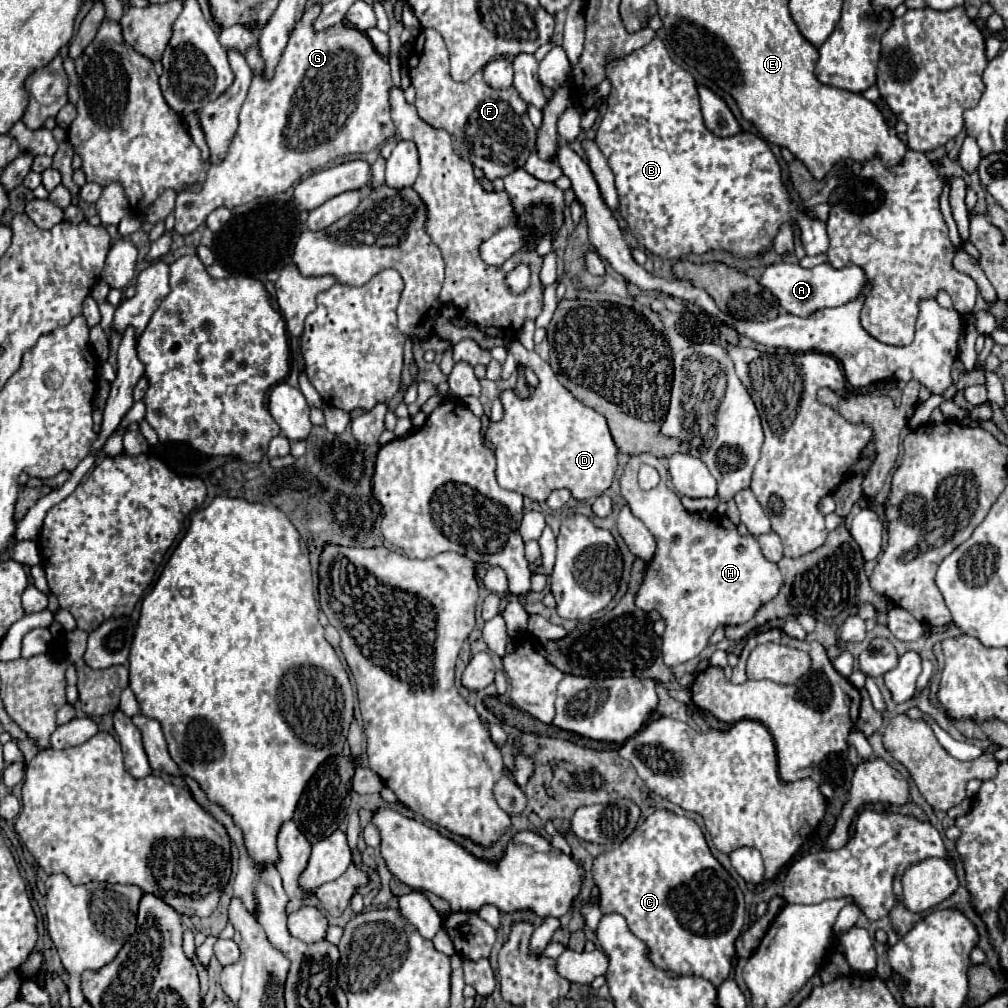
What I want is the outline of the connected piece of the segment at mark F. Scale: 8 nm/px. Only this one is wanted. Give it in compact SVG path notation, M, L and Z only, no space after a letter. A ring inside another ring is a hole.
M423 28L419 32L419 36L415 38L415 42L413 42L413 54L411 54L409 62L407 62L407 70L409 70L411 86L417 92L415 108L417 108L419 118L425 120L433 128L447 130L451 134L451 138L453 138L453 146L455 146L457 154L461 158L465 158L473 166L481 168L489 180L505 178L513 170L525 166L531 150L535 148L537 130L535 130L535 126L531 124L531 120L527 116L527 104L519 98L519 94L517 94L517 90L513 86L503 88L503 90L495 90L495 88L491 88L483 80L481 72L477 72L467 82L453 82L453 78L449 76L445 42L443 42L441 34L437 30L431 30L431 28Z

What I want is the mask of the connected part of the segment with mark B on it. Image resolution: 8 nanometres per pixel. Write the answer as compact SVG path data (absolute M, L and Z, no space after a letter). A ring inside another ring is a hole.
M655 36L647 46L611 62L607 78L613 90L595 142L615 174L619 212L641 246L667 260L677 260L685 254L705 254L709 250L725 250L737 258L755 258L773 248L781 224L789 222L791 226L799 226L799 238L807 256L827 252L827 224L809 210L799 210L791 200L781 166L767 142L757 134L745 132L717 138L705 128L695 78L671 60L661 38Z

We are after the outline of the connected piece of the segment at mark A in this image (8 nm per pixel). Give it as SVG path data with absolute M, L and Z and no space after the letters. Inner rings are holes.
M773 264L767 266L761 276L761 286L765 286L781 304L783 310L795 316L809 316L811 312L827 306L843 306L855 300L865 286L865 274L859 266L845 266L843 270L835 270L829 264L819 264L811 270L801 268L799 264Z

